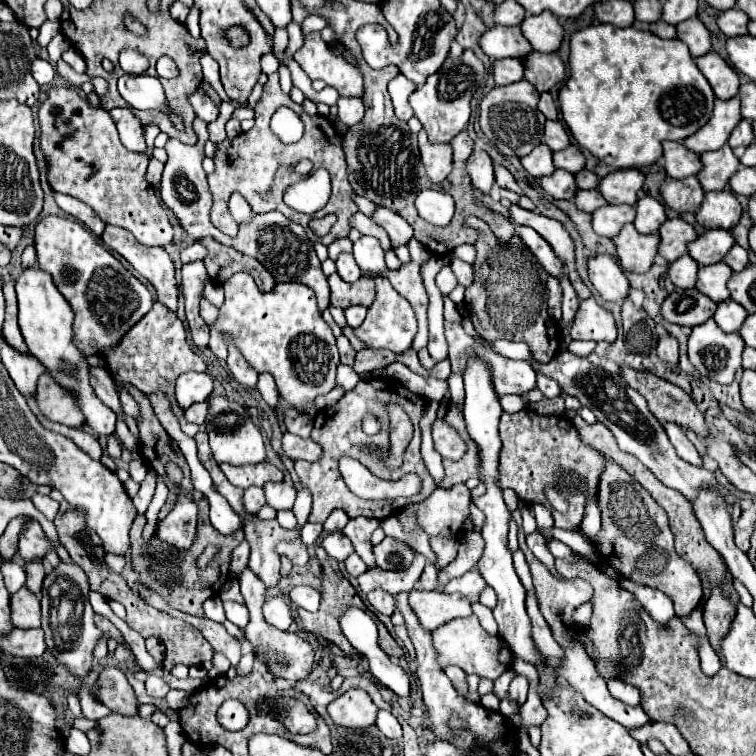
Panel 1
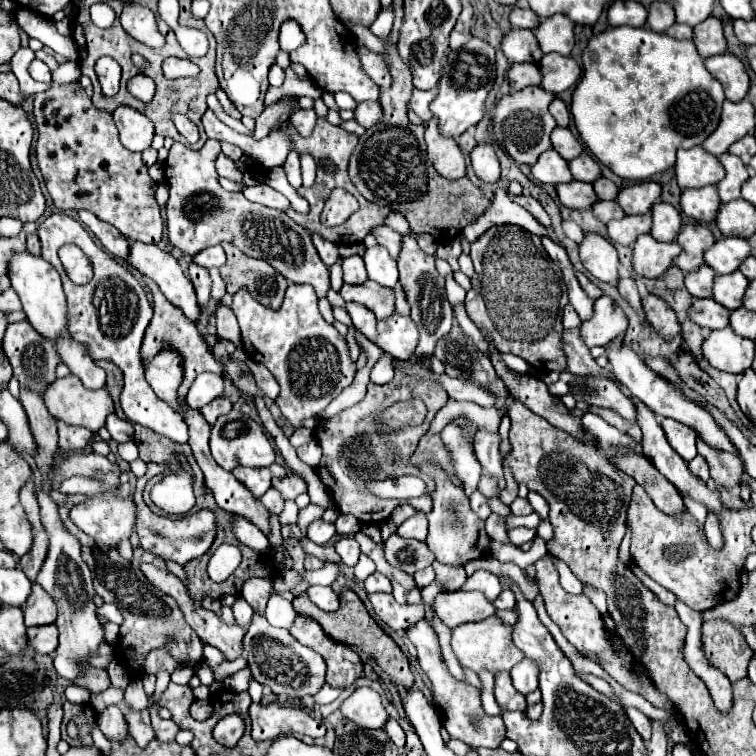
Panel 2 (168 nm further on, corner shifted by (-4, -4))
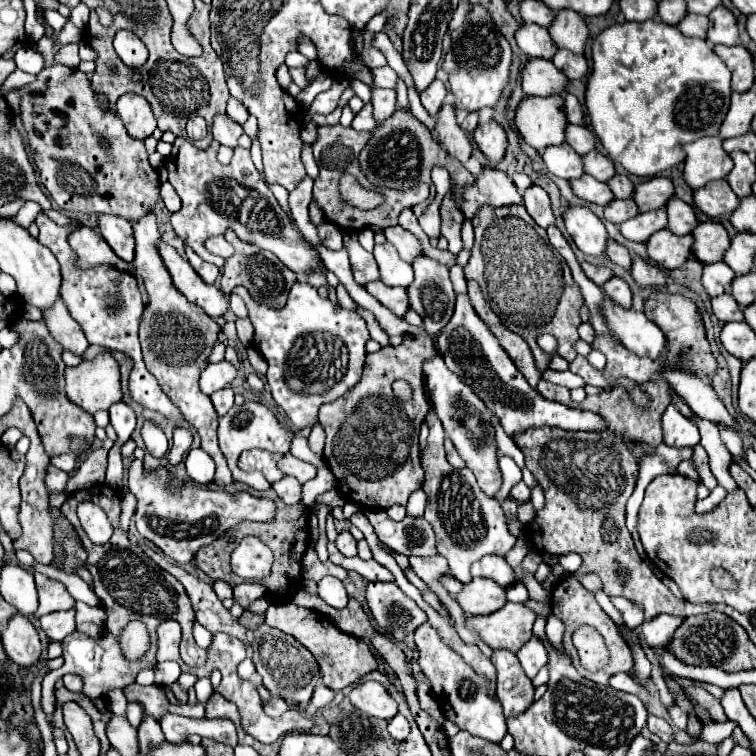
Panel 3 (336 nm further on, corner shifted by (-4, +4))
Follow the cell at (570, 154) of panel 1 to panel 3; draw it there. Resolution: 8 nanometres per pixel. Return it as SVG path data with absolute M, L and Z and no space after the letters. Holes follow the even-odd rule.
M590 150L588 154L584 154L582 164L584 164L584 172L594 176L600 182L606 182L608 178L612 178L616 174L612 160L606 158L604 154L600 154L598 150Z

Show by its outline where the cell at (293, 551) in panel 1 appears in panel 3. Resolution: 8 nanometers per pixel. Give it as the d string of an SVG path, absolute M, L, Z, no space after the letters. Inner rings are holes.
M308 547L306 554L302 556L302 572L304 579L313 580L316 583L327 575L344 580L346 574L348 574L346 570L338 568L338 566L332 562L321 562L312 547Z

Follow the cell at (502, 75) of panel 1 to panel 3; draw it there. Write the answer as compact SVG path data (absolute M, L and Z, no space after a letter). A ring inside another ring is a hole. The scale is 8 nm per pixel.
M532 58L522 70L522 90L528 96L546 96L554 92L564 92L568 80L550 60Z

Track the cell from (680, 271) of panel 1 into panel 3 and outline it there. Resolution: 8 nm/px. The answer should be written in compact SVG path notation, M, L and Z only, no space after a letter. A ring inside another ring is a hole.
M714 262L714 264L708 264L704 266L704 272L702 272L702 286L706 288L708 296L720 296L724 294L726 286L734 280L734 272L730 270L728 264L724 262Z

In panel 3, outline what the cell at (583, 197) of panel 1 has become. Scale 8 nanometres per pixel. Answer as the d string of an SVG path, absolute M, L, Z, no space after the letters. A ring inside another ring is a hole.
M614 198L608 206L604 206L604 218L614 224L622 224L624 220L630 220L636 214L638 214L638 206L632 198L628 198L628 200Z

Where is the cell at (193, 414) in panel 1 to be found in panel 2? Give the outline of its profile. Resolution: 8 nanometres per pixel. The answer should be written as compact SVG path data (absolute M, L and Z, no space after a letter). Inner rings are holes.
M222 396L216 398L214 402L206 404L204 408L200 408L200 412L204 414L204 418L206 418L208 424L214 424L220 416L228 414L228 410L232 410L232 402L228 398L222 398Z

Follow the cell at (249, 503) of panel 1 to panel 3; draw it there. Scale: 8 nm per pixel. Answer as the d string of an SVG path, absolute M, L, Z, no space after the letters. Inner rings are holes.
M284 476L280 482L274 482L272 488L276 490L276 494L280 496L280 500L284 504L298 504L302 498L300 482L296 482L296 478L292 478L292 476Z

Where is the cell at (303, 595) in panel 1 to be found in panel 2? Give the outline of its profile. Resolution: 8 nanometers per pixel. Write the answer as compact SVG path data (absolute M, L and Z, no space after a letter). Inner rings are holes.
M310 586L306 590L306 594L310 596L310 600L318 608L322 608L326 612L334 612L340 606L340 598L338 598L338 594L330 586Z

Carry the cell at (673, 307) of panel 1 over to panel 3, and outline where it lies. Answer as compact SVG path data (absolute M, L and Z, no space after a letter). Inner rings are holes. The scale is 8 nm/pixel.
M722 294L722 296L716 296L710 300L712 304L712 310L714 310L714 316L720 320L720 322L736 322L736 320L742 320L742 308L736 304L736 300L730 296L730 294Z

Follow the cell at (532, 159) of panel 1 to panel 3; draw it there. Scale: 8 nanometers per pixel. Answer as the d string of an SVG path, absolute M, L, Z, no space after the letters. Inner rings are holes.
M566 142L560 146L548 146L542 152L542 160L544 160L544 166L548 168L548 172L558 178L574 180L584 174L580 156Z

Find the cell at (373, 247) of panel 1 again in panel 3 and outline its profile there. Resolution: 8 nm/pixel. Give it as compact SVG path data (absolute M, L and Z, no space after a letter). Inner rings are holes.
M390 242L376 244L372 254L380 268L380 280L386 286L408 286L412 282L412 266L396 254L396 248Z

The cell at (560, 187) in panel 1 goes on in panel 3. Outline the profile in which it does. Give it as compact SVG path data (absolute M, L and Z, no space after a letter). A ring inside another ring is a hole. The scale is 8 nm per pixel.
M588 174L572 180L570 186L572 186L572 192L574 192L578 198L582 198L582 200L586 200L586 202L600 204L600 206L606 206L606 204L614 198L614 194L610 192L610 188L608 188L604 182L598 182L596 178L592 178L592 176L588 176Z

